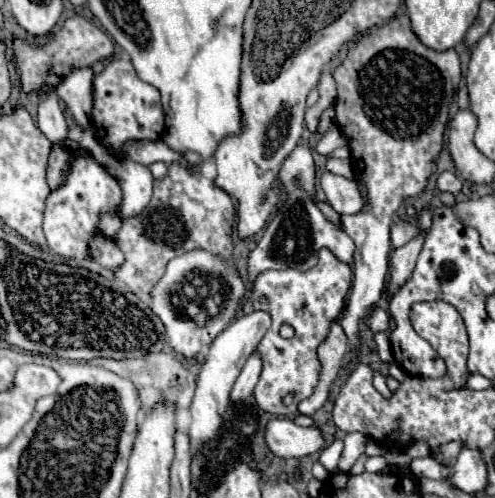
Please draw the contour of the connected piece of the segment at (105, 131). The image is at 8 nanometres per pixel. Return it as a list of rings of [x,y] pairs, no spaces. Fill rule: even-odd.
[[[111,59],[93,79],[93,125],[107,148],[117,153],[129,139],[157,141],[165,131],[165,117],[161,109],[159,91],[141,81],[127,59]]]

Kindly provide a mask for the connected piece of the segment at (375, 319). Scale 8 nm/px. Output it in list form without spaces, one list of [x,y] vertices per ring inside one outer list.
[[[375,307],[369,315],[369,329],[373,333],[379,333],[379,331],[385,331],[387,325],[389,325],[389,313],[381,307]]]

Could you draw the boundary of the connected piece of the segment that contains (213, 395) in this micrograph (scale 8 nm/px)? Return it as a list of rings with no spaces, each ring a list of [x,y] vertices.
[[[253,311],[249,315],[235,319],[209,345],[209,351],[205,355],[205,361],[203,361],[199,377],[197,377],[195,397],[193,397],[193,403],[189,409],[191,417],[193,417],[191,425],[189,425],[189,439],[191,439],[191,453],[193,455],[199,453],[199,445],[205,445],[207,441],[211,441],[211,437],[215,437],[215,433],[219,433],[219,429],[223,425],[223,413],[229,407],[229,393],[233,389],[233,383],[239,377],[247,357],[255,351],[257,343],[261,341],[265,331],[269,329],[269,325],[271,325],[271,317],[265,311]]]

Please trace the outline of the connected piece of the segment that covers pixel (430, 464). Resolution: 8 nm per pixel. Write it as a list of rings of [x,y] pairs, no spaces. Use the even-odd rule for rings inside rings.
[[[421,457],[421,459],[413,459],[411,461],[411,471],[417,477],[429,477],[429,479],[443,479],[447,475],[451,475],[451,469],[441,465],[439,461],[435,461],[433,457]]]

